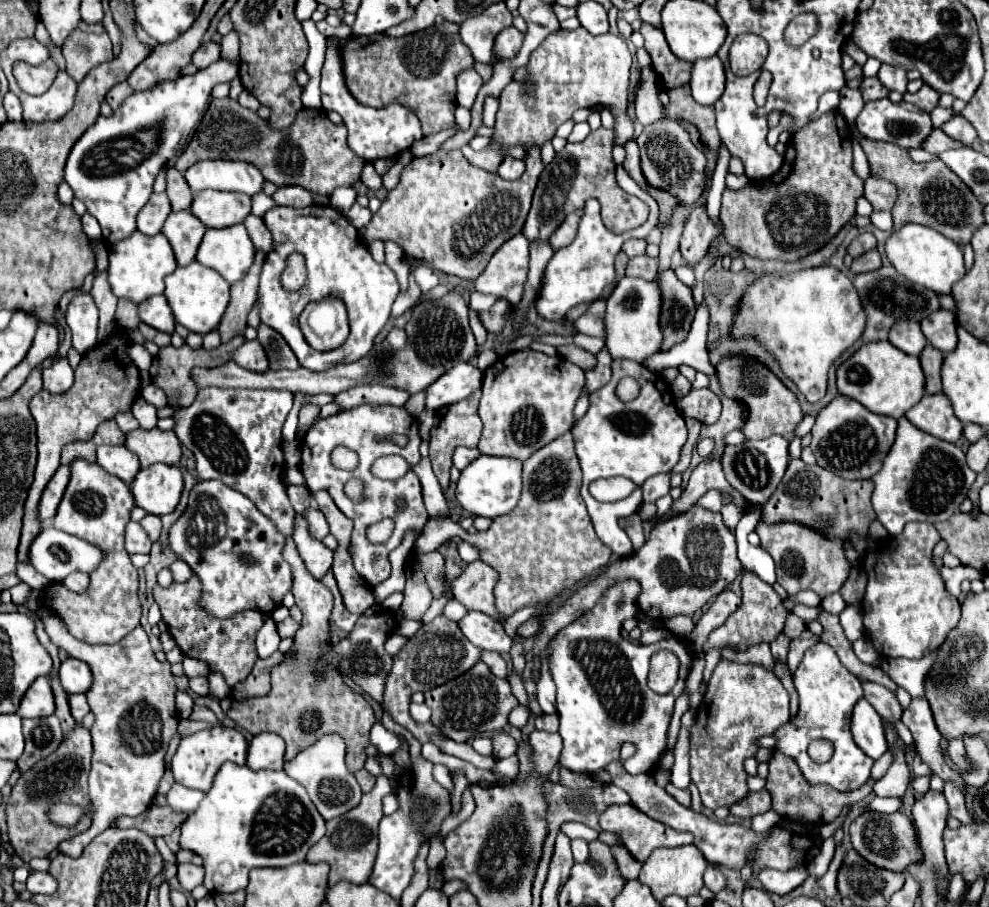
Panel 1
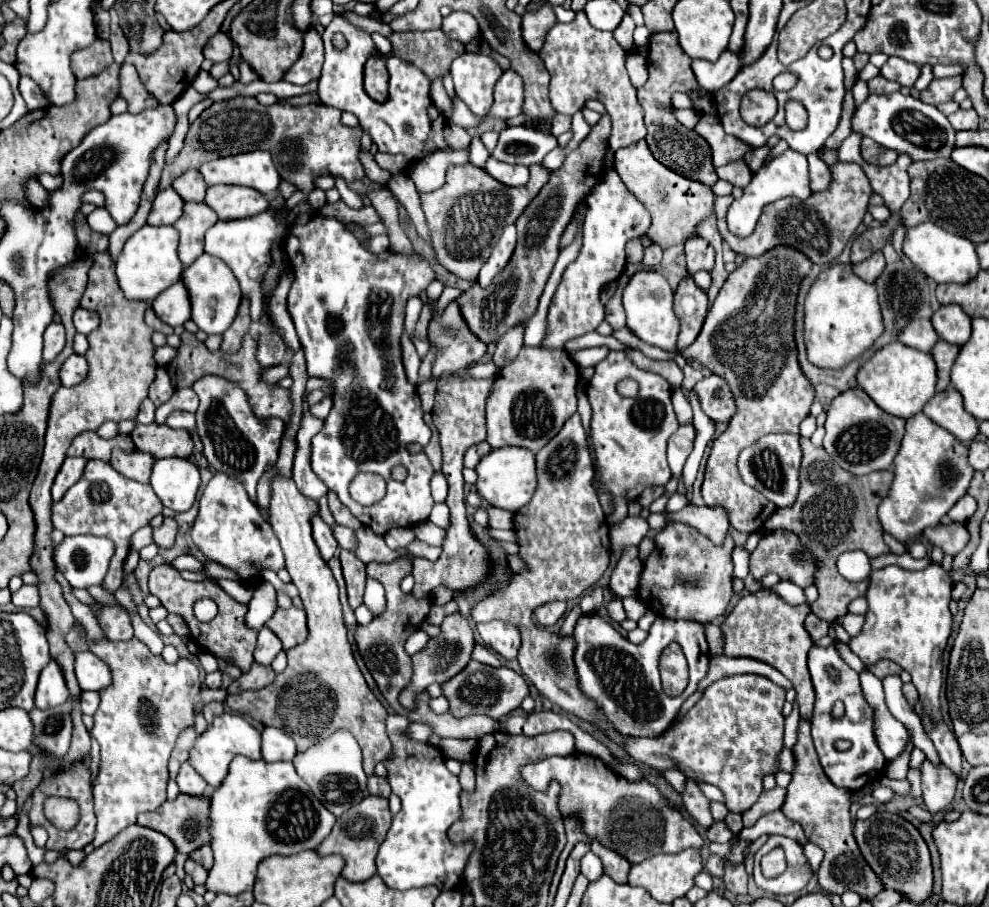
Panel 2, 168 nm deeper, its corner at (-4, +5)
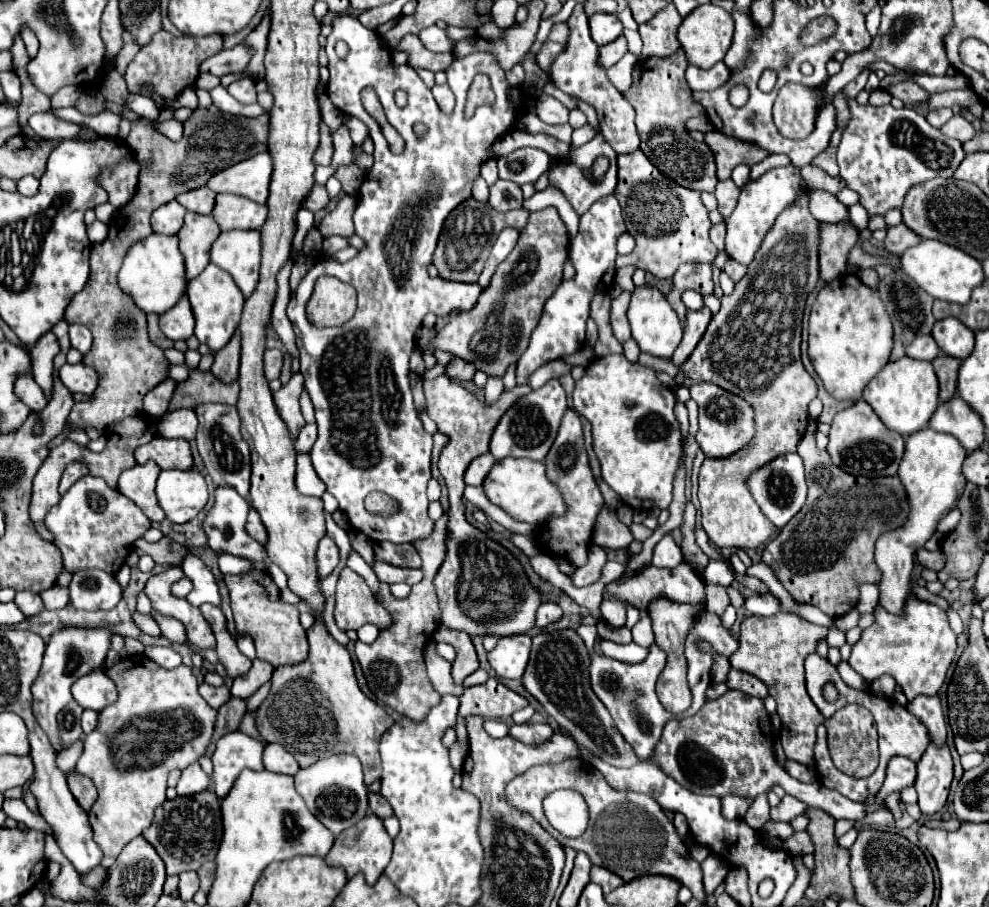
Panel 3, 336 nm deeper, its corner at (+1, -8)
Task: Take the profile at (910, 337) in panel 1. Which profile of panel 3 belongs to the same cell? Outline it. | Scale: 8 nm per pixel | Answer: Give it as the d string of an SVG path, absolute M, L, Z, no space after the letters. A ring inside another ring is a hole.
M917 336L909 348L907 348L907 356L915 358L915 360L933 360L939 354L939 346L931 336Z

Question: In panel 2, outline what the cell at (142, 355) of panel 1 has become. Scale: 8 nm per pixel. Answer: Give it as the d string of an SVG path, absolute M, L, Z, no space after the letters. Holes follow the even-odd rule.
M168 345L158 347L158 349L156 349L156 353L154 353L156 365L160 365L160 367L168 365L168 363L170 363L174 357L176 357L176 349L174 349L174 347L168 347Z

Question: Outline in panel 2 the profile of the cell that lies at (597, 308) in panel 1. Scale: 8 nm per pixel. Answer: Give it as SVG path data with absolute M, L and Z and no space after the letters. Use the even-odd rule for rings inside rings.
M622 275L616 295L606 303L606 321L610 323L610 327L614 331L622 329L626 325L626 315L624 315L624 309L622 309L622 289L624 289L626 283L628 283L628 275Z

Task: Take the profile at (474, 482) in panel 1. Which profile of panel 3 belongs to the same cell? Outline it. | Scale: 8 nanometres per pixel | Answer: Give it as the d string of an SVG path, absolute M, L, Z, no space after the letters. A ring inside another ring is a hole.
M503 458L499 460L489 476L483 482L485 494L489 500L497 506L501 506L511 518L529 522L529 524L545 524L553 516L565 514L567 506L561 498L561 492L557 490L557 484L547 478L547 470L543 462L531 460L531 458Z

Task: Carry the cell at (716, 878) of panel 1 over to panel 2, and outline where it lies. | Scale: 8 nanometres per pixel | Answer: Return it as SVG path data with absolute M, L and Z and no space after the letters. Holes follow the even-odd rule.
M710 855L710 859L706 861L706 871L712 875L712 877L718 877L722 879L724 877L724 863L718 855Z

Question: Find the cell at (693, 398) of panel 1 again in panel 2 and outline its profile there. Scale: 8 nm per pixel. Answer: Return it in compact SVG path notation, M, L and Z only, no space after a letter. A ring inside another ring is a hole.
M708 375L694 385L694 393L700 399L702 411L716 423L728 423L734 415L732 393L718 375Z

